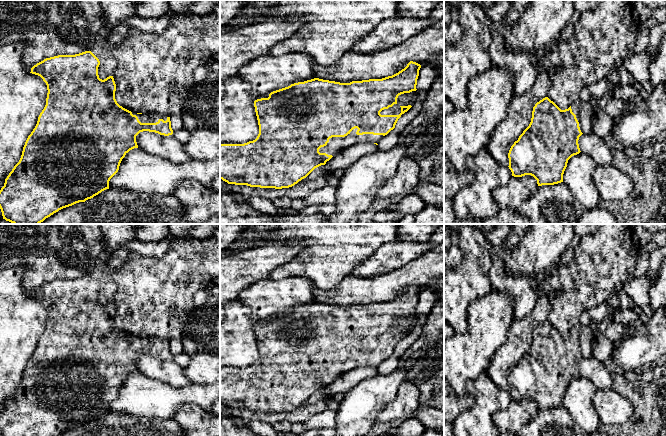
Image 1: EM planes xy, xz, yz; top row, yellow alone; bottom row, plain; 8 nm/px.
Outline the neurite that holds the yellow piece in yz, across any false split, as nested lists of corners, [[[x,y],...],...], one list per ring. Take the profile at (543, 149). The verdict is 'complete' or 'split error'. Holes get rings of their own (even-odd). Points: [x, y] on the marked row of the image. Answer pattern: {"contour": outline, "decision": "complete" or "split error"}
{"contour": [[[548,97],[543,98],[535,104],[532,111],[532,118],[529,126],[519,136],[518,140],[511,146],[508,158],[509,169],[514,177],[522,177],[531,175],[537,180],[538,186],[554,185],[563,182],[563,174],[567,167],[568,160],[579,154],[580,148],[578,144],[579,137],[582,134],[592,133],[592,121],[595,112],[589,101],[581,101],[578,99],[568,109],[561,110]]], "decision": "split error"}

